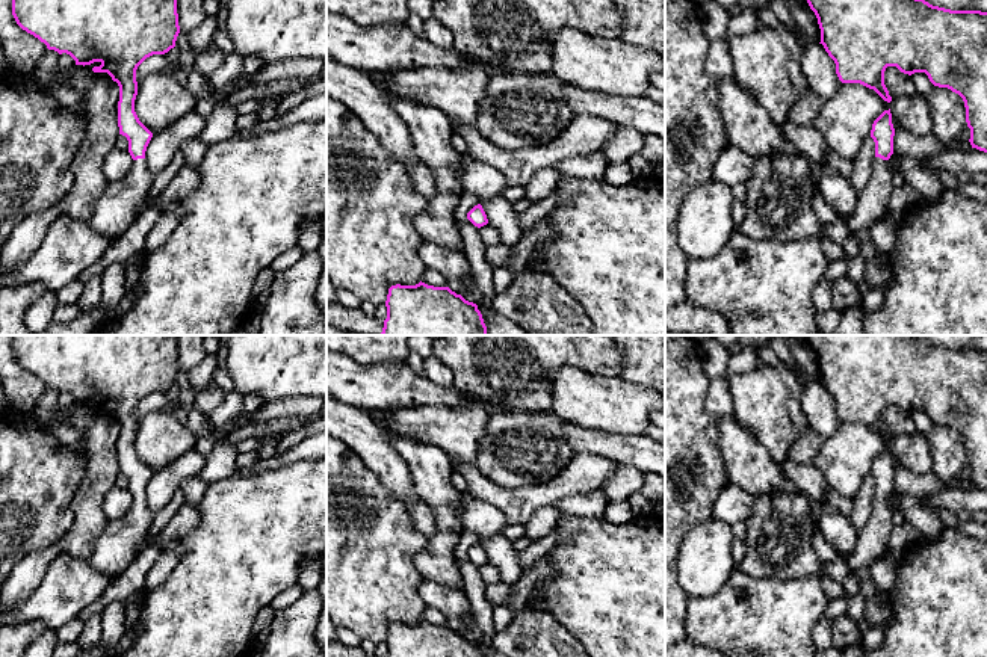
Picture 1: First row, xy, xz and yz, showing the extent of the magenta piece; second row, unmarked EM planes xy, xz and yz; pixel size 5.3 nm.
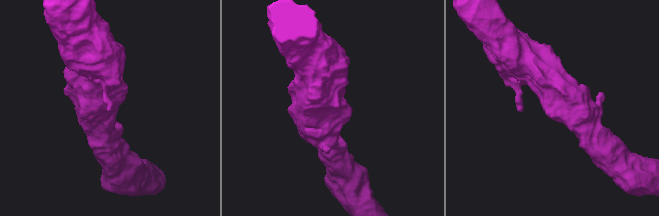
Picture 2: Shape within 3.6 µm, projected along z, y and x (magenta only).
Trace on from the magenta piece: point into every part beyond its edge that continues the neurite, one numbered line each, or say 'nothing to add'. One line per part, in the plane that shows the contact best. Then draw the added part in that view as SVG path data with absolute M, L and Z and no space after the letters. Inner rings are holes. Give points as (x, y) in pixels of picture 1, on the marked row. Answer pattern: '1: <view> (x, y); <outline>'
1: xy (121, 203); M133 160L127 177L109 183L98 198L89 219L94 230L109 240L119 237L142 211L151 184L153 177L148 172L147 160Z

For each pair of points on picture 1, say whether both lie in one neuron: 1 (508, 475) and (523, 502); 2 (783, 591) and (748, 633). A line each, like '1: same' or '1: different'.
1: different
2: same

